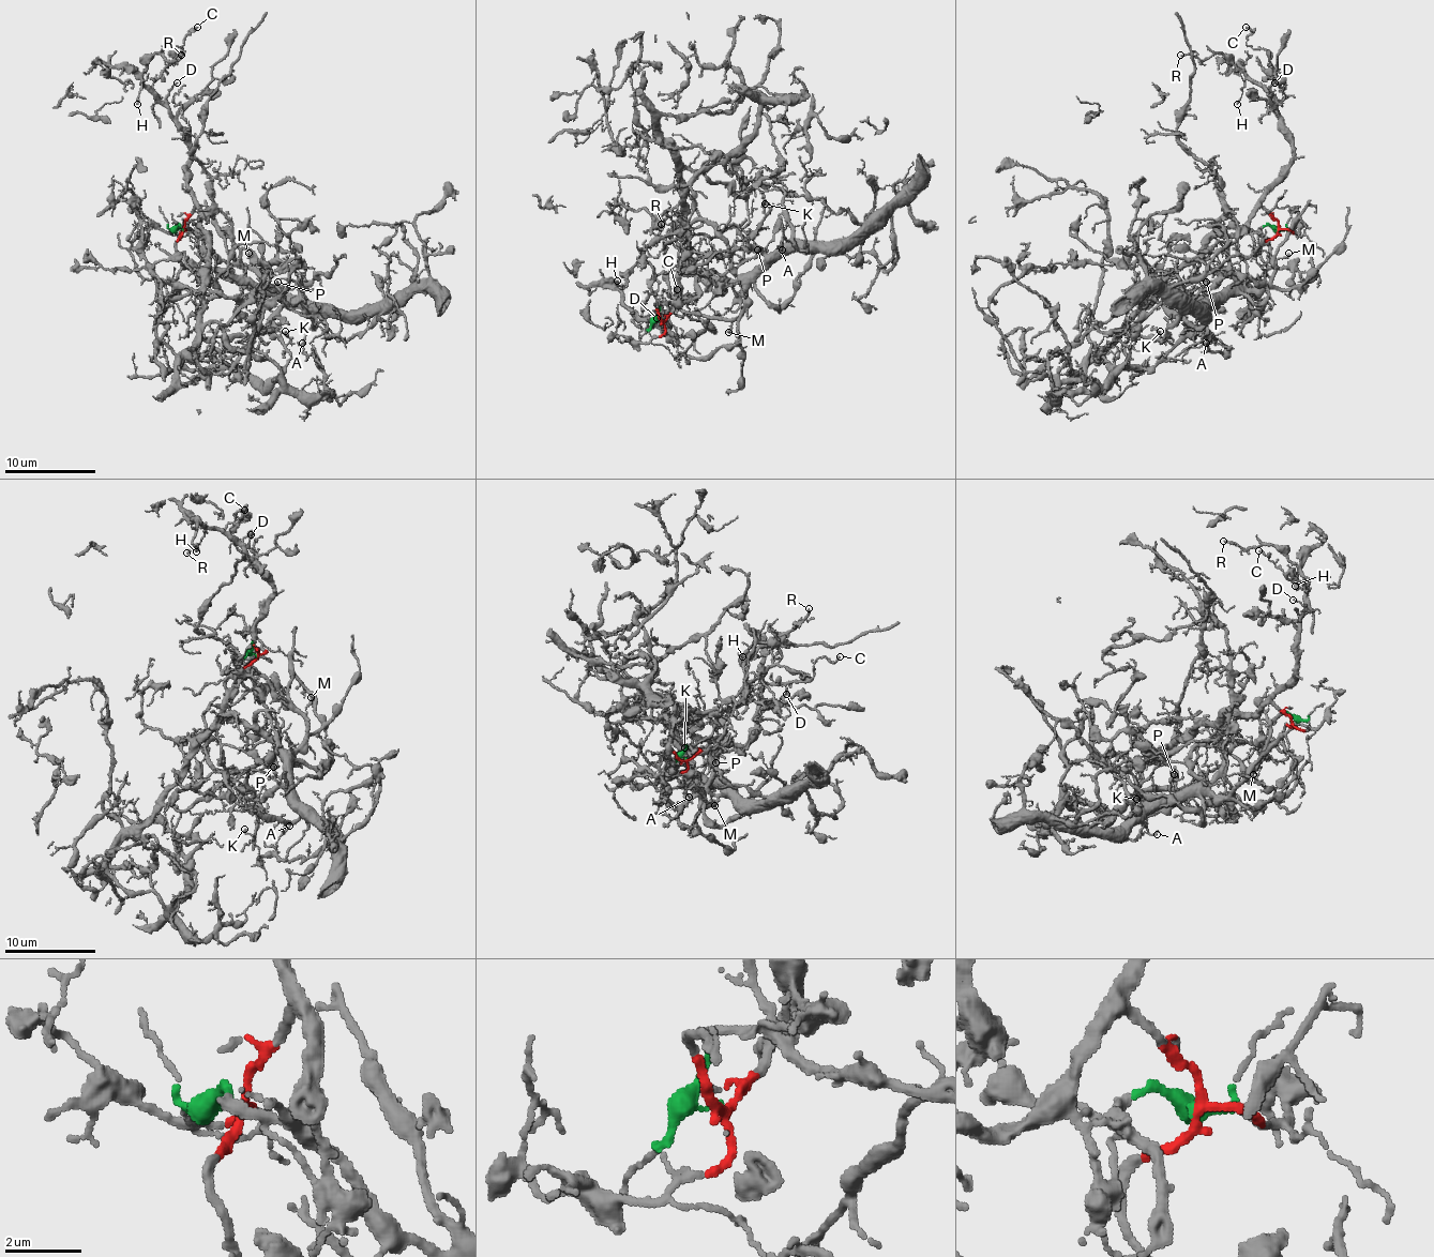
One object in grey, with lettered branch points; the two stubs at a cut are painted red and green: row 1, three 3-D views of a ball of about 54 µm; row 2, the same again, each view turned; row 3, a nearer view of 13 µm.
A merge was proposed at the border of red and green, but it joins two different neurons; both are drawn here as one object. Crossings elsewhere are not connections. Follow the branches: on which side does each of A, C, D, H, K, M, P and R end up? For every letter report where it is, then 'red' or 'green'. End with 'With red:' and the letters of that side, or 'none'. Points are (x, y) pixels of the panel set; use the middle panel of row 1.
A: at (782, 250); green
C: at (677, 289); red
D: at (657, 318); red
H: at (617, 281); red
K: at (765, 203); green
M: at (728, 332); green
P: at (757, 250); green
R: at (661, 224); red
With red: C, D, H, R

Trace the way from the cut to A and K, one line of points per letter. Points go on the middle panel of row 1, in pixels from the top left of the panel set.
A: (662, 320), (658, 309), (664, 302), (735, 318), (745, 289), (800, 248), (784, 237), (782, 251)
K: (662, 320), (664, 302), (709, 318), (743, 309), (764, 259), (748, 241), (770, 210), (764, 202)

